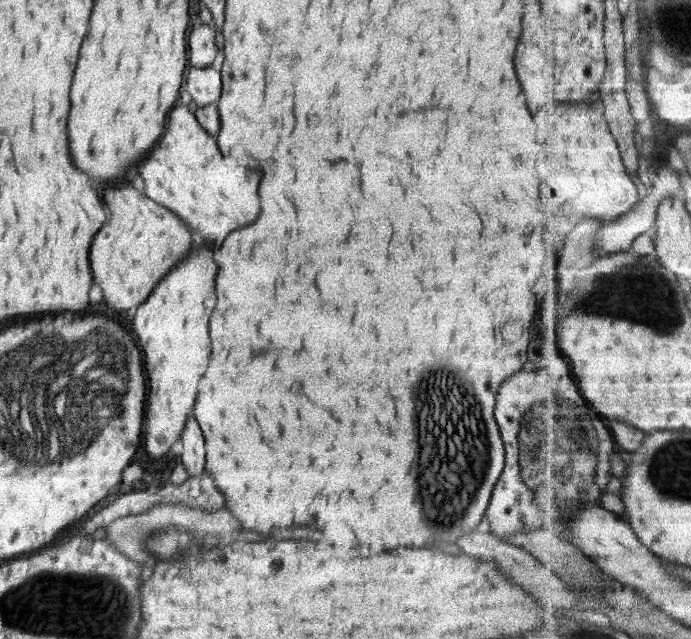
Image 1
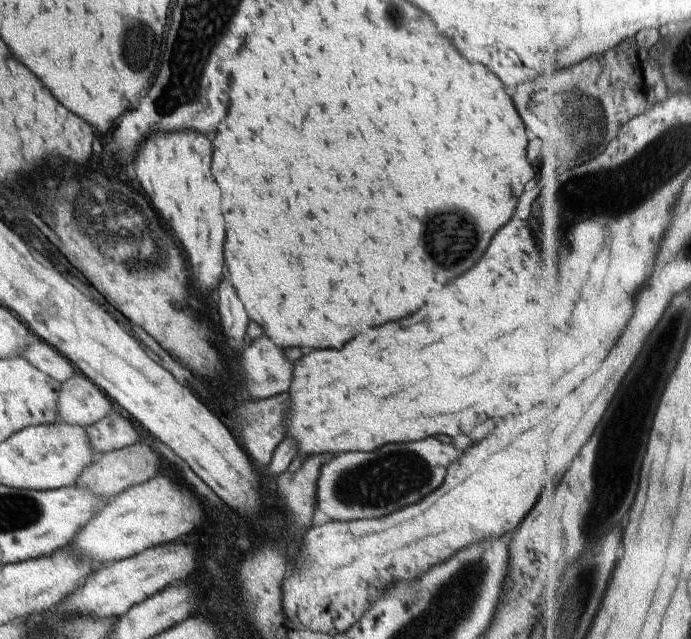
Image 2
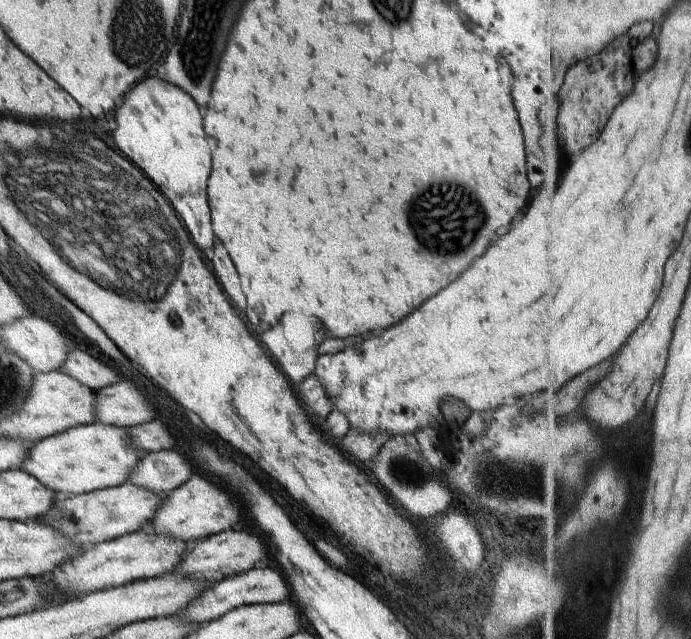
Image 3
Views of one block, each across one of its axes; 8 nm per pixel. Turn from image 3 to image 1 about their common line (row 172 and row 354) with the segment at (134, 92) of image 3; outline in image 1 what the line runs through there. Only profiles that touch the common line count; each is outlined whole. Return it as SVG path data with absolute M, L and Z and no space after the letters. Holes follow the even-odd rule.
M196 248L190 250L190 254L182 262L178 262L178 266L174 266L174 270L170 270L166 278L162 278L162 282L158 282L150 298L141 304L138 312L134 314L132 330L134 330L137 345L143 352L143 368L148 384L144 448L150 458L158 458L166 454L178 442L180 434L183 433L184 424L188 416L192 414L198 382L210 358L210 336L208 336L206 324L216 306L216 284L214 284L216 272L218 272L218 266L210 250L196 250Z

